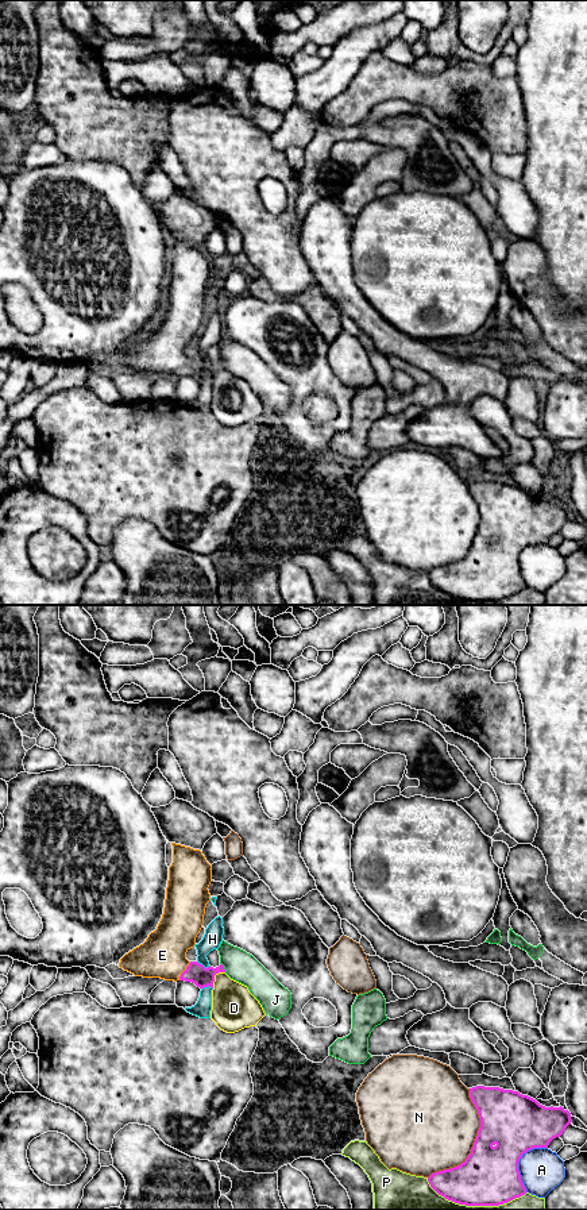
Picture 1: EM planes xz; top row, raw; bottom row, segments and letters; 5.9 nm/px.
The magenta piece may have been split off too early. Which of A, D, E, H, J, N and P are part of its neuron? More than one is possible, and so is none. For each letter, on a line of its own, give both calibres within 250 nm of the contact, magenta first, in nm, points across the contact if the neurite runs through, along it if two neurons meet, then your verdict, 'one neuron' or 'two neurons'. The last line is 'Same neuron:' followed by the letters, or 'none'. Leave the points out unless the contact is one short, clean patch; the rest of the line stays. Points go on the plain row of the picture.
A: 340 nm thick on the magenta side, 260 nm on the other; two neurons
D: 120 nm thick on the magenta side, 280 nm on the other; two neurons
E: 120 nm thick on the magenta side, 280 nm on the other; runs through xz (194, 367), (184, 366), (173, 361), (162, 350); one neuron
H: 120 nm thick on the magenta side, 120 nm on the other; border along xz (196, 357), (205, 362), (209, 361); two neurons
J: 120 nm thick on the magenta side, 180 nm on the other; two neurons
N: 340 nm thick on the magenta side, 500 nm on the other; two neurons
P: 340 nm thick on the magenta side, 190 nm on the other; two neurons
Same neuron: E

